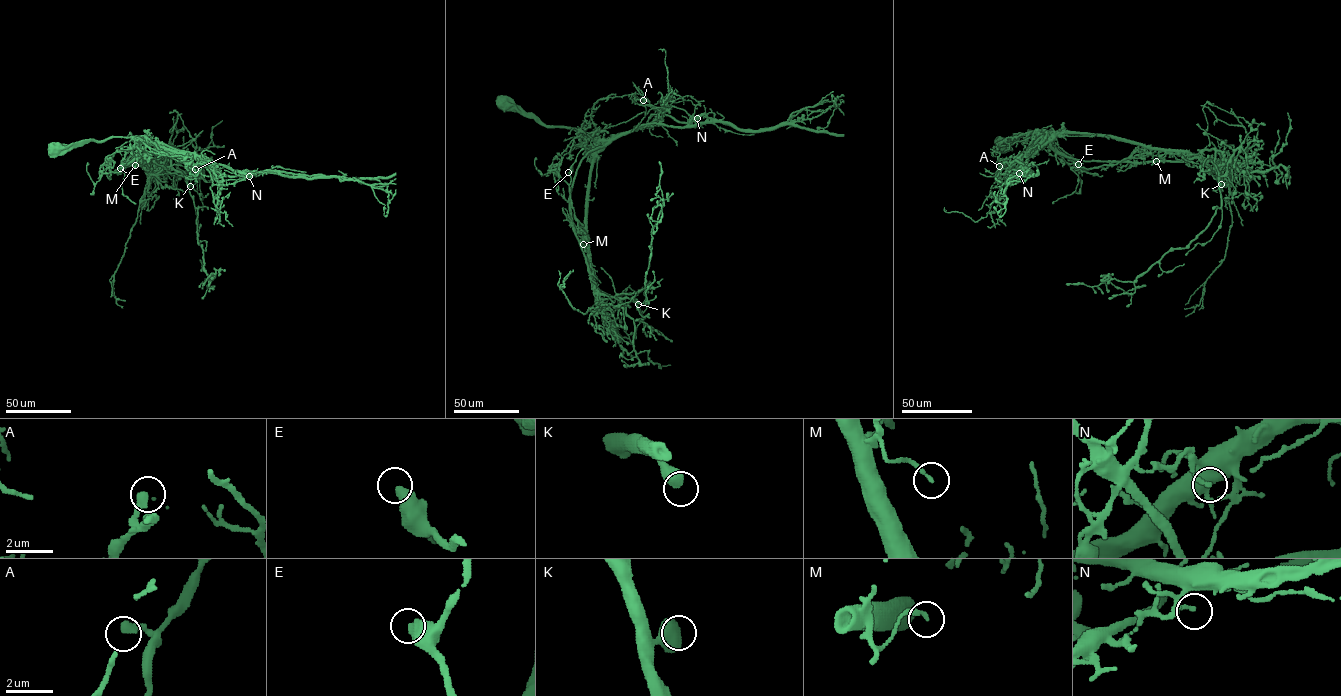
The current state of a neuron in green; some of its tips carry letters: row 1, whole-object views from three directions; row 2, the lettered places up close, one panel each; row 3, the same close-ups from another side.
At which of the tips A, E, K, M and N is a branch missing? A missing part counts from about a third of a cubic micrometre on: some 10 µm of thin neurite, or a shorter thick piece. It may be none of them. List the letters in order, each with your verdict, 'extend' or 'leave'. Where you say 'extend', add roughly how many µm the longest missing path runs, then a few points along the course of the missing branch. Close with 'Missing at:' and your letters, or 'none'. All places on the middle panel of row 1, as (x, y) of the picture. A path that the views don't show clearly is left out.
A: extend; missing 9 µm
E: leave
K: leave
M: leave
N: leave
Missing at: A

